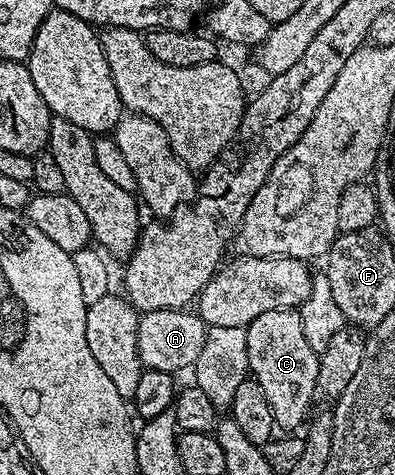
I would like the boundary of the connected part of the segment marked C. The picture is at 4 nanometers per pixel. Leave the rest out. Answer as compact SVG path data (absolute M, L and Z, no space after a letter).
M294 308L285 310L269 310L269 314L261 314L253 318L253 322L247 325L247 366L250 375L265 390L265 399L269 401L269 410L273 410L276 429L299 430L303 419L307 416L311 404L316 403L315 387L317 386L317 370L319 369L319 353L309 346L305 339L305 330L301 327L301 318Z

